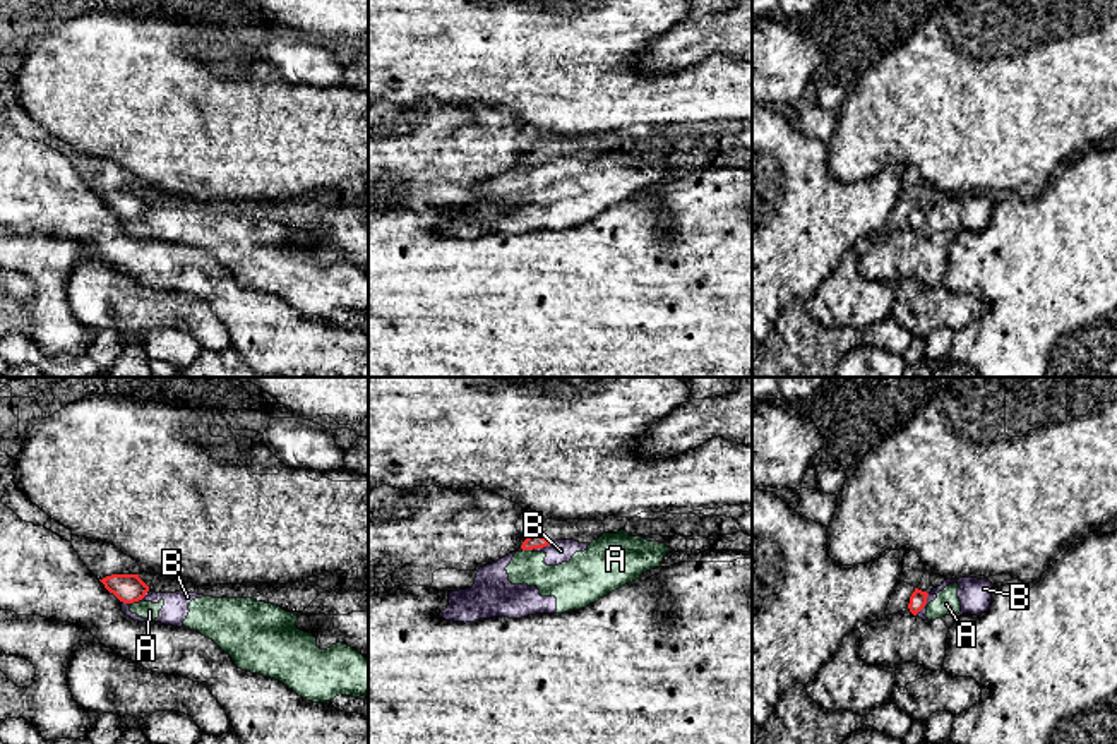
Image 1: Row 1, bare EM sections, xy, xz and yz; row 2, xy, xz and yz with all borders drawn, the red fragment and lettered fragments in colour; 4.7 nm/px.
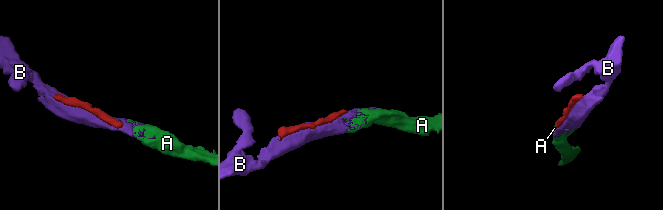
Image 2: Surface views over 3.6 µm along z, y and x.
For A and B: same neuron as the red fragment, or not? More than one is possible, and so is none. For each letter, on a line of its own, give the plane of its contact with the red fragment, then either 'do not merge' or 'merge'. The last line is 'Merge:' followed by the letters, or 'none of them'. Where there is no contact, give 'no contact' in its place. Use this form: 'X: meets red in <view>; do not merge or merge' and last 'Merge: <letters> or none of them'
A: meets red in xz; do not merge
B: meets red in xy; do not merge
Merge: none of them

